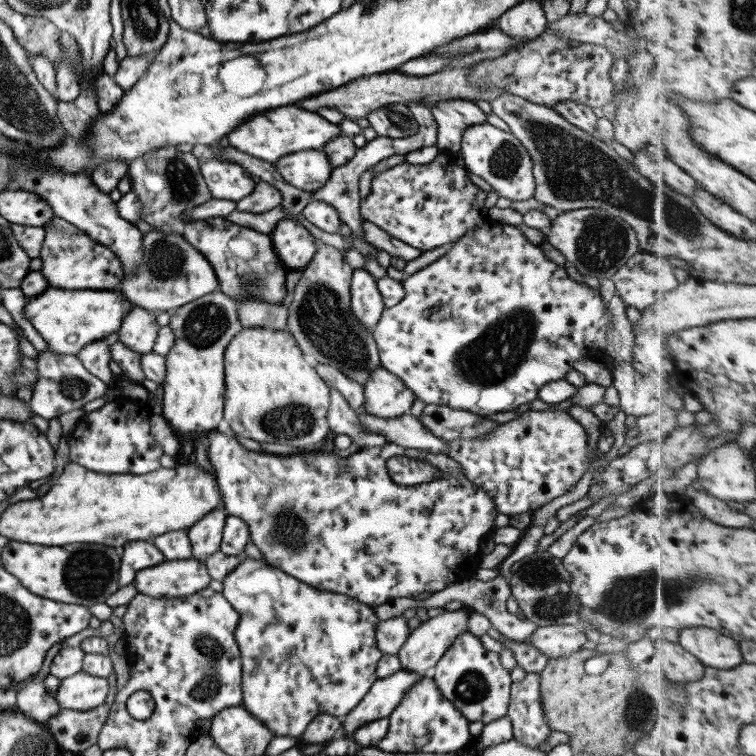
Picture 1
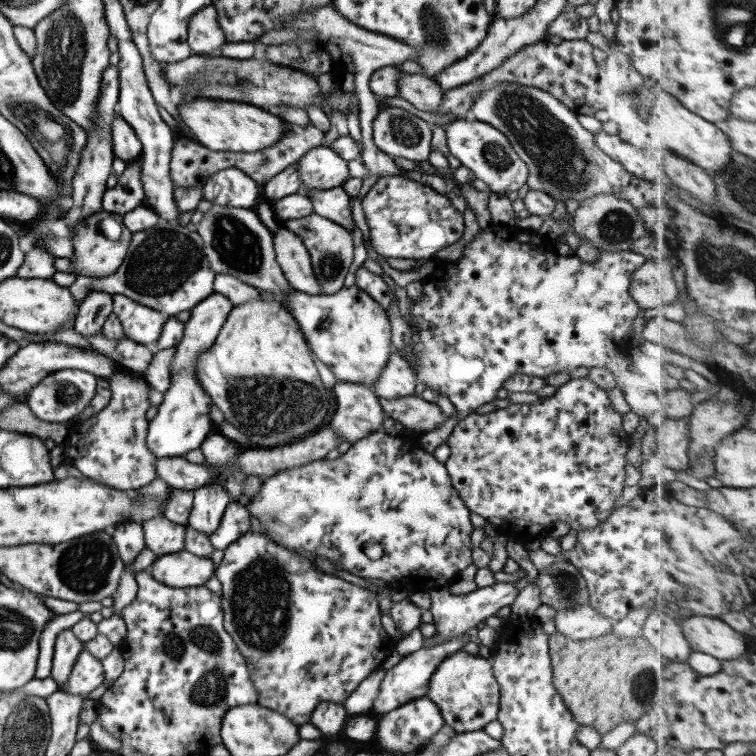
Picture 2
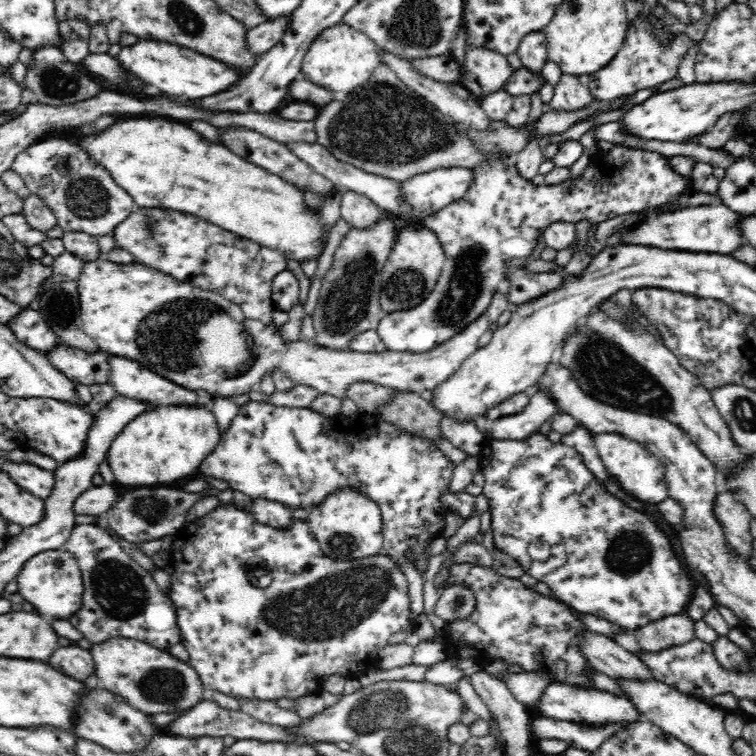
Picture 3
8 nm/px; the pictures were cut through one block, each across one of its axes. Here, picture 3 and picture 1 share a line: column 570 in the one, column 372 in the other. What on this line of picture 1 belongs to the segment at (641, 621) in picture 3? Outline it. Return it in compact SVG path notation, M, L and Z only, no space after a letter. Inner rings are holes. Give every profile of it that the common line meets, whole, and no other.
M216 428L205 437L209 444L207 459L216 476L221 508L226 515L243 520L250 541L260 550L267 564L303 582L303 585L347 595L375 608L391 599L413 599L423 592L439 592L461 578L472 581L474 574L463 572L475 570L480 564L482 558L471 556L479 554L479 542L492 533L498 513L493 500L481 488L467 482L459 464L445 453L431 454L386 442L382 446L358 450L347 458L339 458L335 452L273 455L249 452L237 443L234 436ZM392 456L406 456L429 463L441 473L441 478L415 486L394 484L385 468Z

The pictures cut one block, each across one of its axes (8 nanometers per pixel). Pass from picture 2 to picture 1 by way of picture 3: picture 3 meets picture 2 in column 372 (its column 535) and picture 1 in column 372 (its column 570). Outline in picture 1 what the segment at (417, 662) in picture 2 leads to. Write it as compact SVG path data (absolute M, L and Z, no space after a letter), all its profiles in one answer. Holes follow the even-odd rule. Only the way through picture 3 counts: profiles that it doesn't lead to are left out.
M401 668L387 677L377 678L357 706L341 719L345 737L351 738L355 730L367 722L388 717L405 691L420 678L421 674Z

